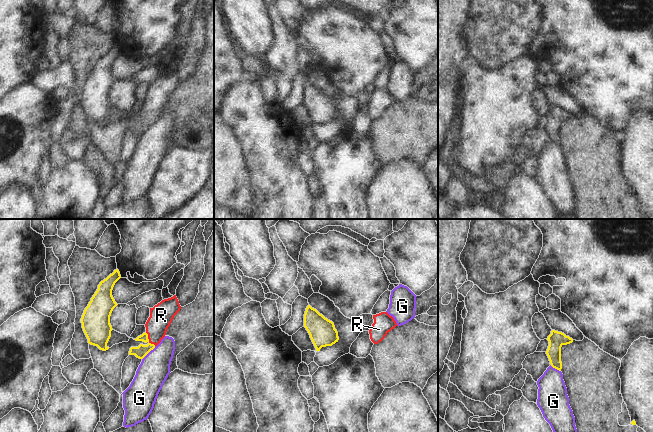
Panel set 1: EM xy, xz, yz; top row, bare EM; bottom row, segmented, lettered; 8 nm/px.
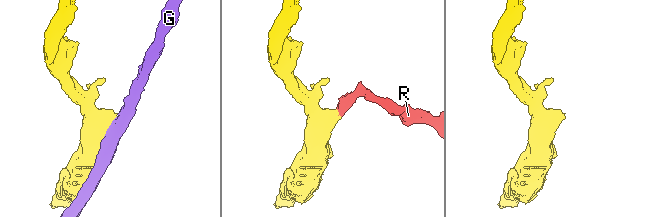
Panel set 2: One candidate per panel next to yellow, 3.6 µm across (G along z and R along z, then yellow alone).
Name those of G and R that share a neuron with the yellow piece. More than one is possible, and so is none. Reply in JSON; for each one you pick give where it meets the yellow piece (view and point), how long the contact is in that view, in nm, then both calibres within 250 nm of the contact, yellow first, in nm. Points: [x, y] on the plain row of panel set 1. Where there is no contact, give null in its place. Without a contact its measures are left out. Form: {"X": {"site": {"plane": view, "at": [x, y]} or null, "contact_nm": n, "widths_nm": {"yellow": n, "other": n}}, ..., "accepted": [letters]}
{"R": {"site": {"plane": "xy", "at": [148, 116]}, "contact_nm": 140, "widths_nm": {"yellow": 60, "other": 190}}, "accepted": ["R"]}

